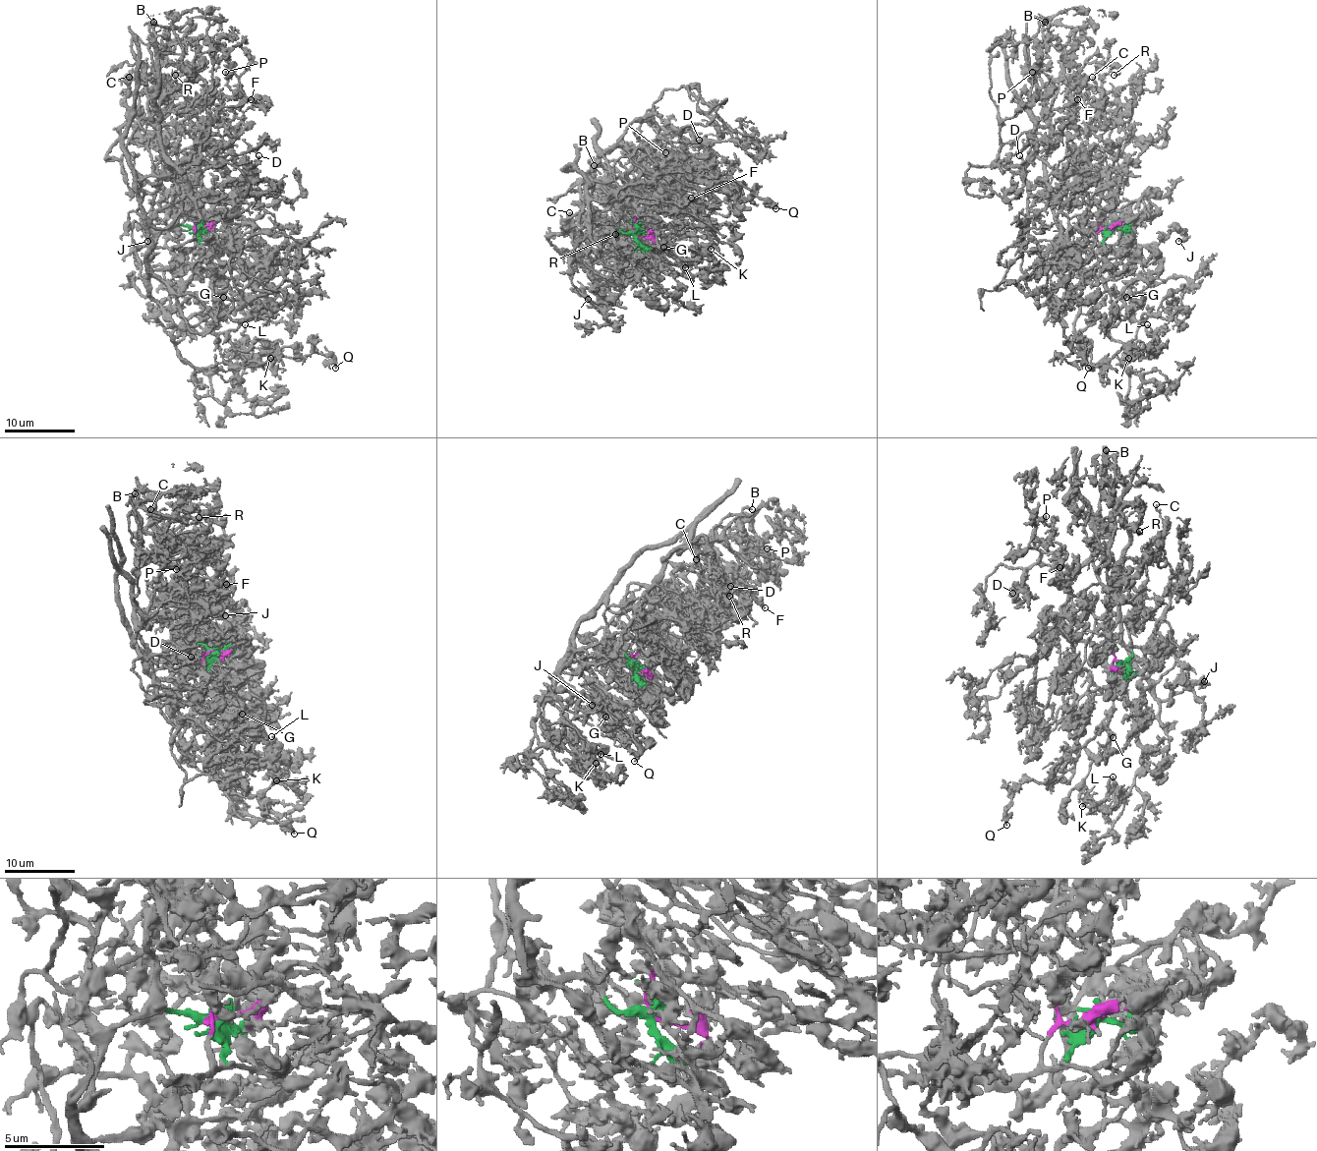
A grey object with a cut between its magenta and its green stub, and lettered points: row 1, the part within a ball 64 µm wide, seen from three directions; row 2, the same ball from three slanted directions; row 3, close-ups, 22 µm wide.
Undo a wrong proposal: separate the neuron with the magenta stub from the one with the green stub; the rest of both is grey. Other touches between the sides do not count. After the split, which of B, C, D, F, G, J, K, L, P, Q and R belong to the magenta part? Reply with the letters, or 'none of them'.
B, C, D, F, P, R

